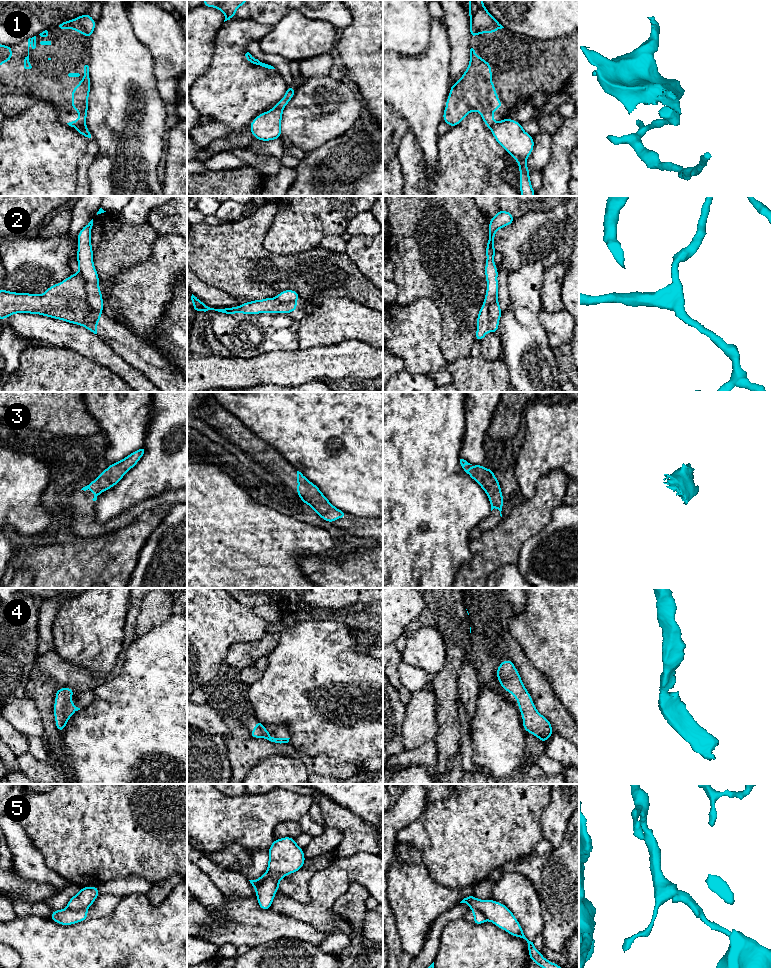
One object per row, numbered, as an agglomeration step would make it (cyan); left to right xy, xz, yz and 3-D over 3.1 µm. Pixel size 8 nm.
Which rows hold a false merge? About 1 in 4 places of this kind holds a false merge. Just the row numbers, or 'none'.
1, 2, 5

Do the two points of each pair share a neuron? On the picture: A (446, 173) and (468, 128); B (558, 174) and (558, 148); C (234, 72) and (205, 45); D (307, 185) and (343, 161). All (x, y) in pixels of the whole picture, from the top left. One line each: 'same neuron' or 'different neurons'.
A: same neuron
B: same neuron
C: different neurons
D: same neuron

